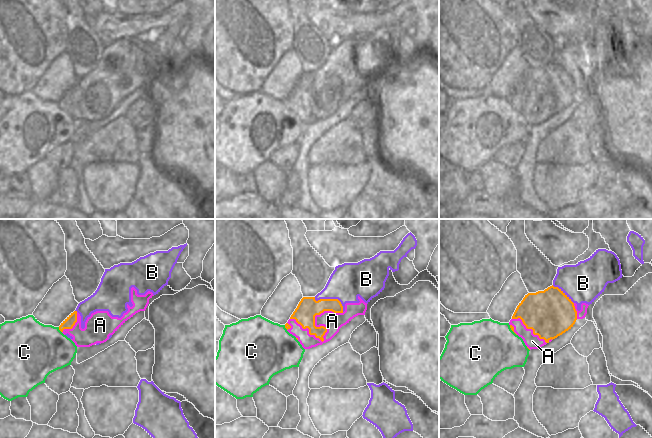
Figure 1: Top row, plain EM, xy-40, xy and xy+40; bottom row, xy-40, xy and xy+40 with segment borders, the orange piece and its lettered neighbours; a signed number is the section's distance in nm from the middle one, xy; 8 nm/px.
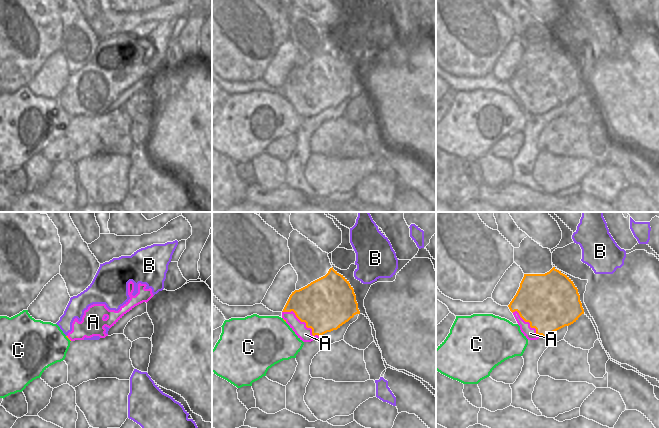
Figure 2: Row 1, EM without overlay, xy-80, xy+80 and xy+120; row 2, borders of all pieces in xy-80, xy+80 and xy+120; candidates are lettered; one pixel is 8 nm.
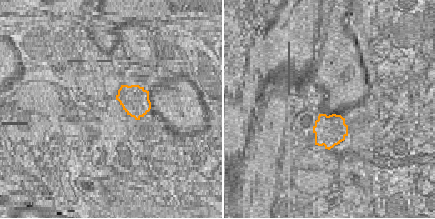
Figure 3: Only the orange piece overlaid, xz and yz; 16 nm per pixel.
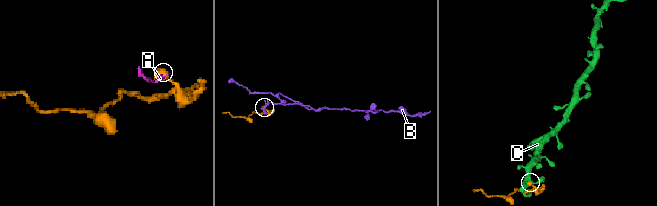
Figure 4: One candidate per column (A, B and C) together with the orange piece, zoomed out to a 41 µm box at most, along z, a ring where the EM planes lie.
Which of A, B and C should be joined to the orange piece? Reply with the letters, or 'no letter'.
C.

